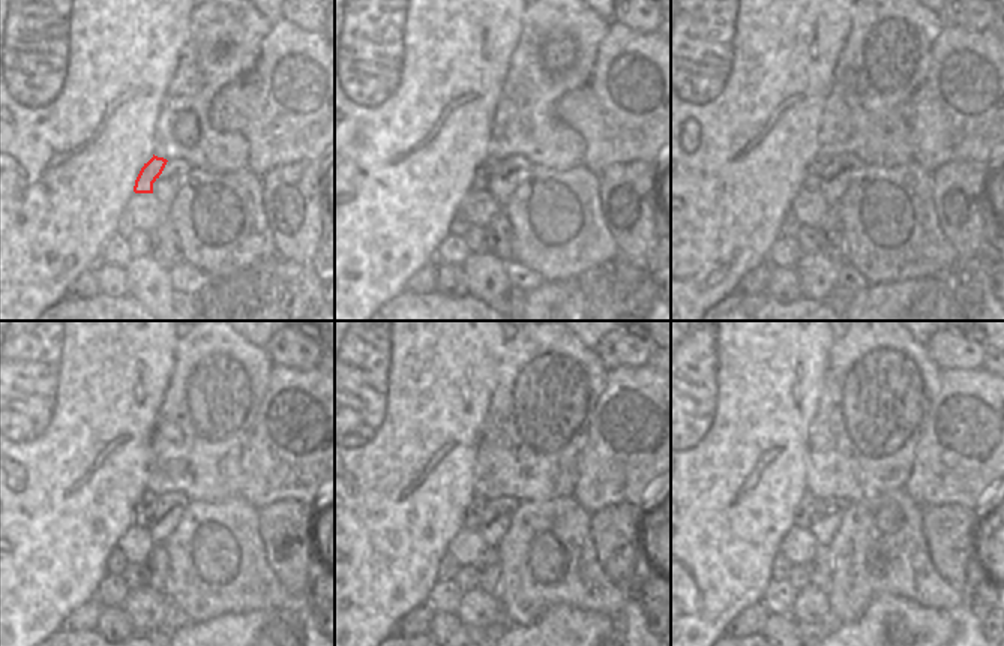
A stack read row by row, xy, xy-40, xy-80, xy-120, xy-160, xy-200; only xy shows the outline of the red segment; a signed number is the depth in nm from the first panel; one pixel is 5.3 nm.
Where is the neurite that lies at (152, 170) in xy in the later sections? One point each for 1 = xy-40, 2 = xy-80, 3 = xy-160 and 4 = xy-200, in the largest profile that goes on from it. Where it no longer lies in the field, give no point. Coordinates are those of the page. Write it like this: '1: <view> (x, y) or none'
1: xy-40 (482, 174)
2: xy-80 (812, 182)
3: xy-160 (474, 511)
4: xy-200 (808, 508)

